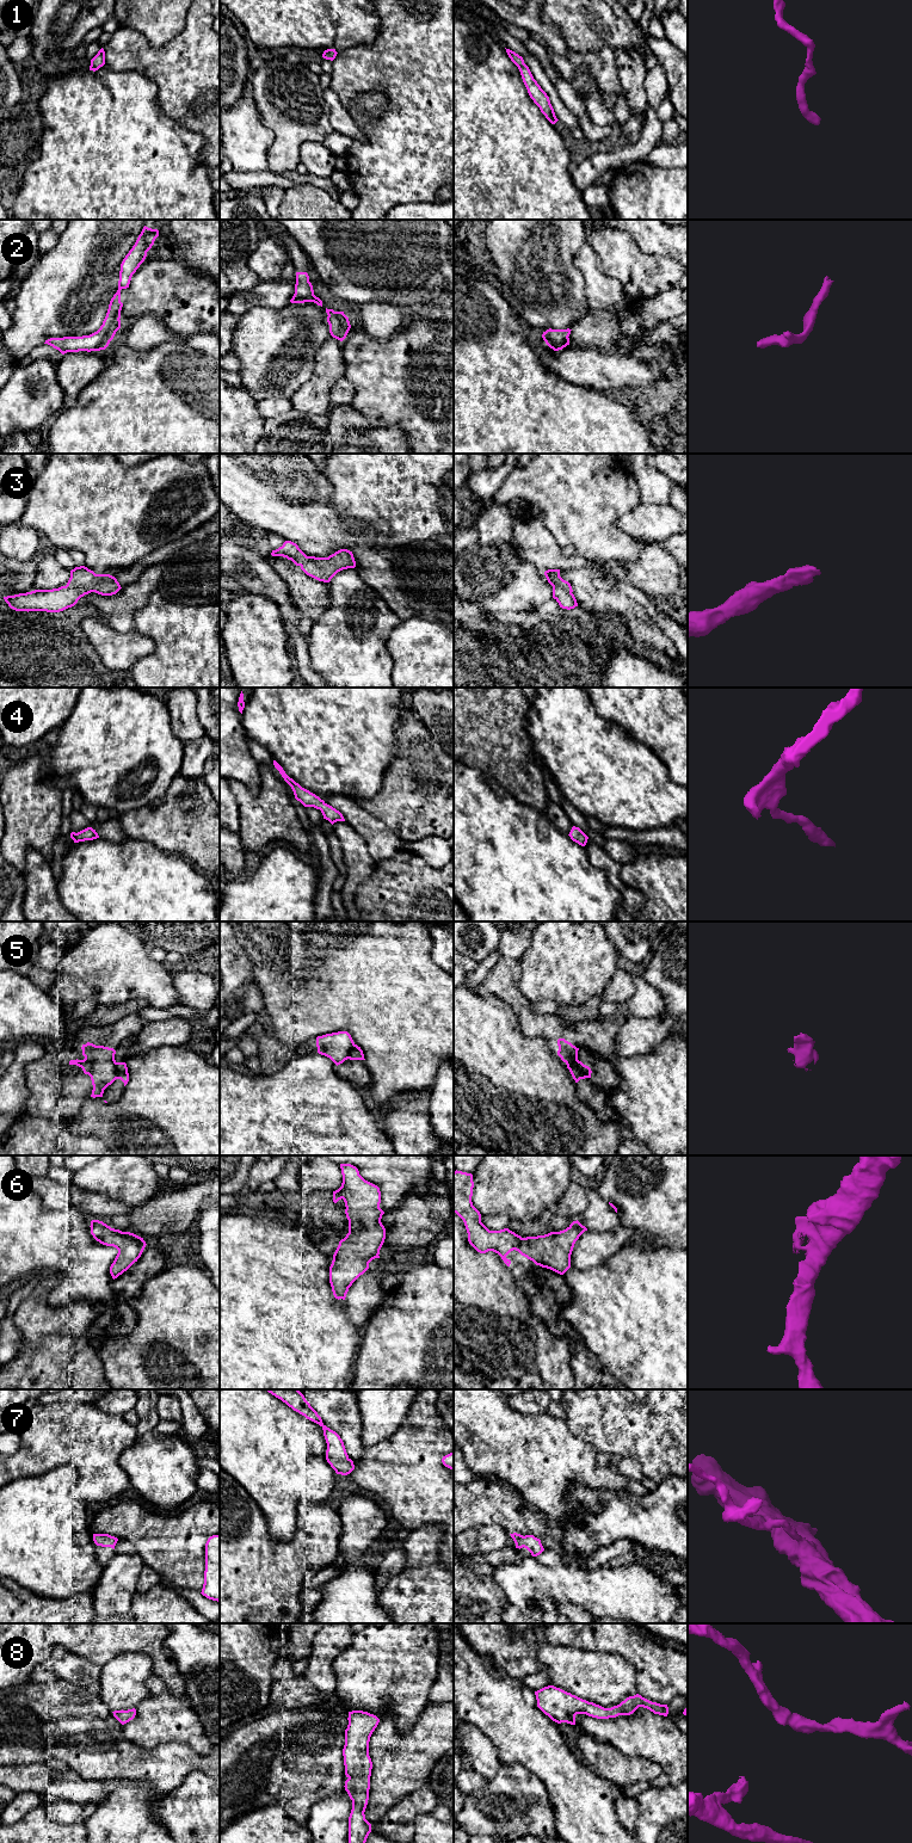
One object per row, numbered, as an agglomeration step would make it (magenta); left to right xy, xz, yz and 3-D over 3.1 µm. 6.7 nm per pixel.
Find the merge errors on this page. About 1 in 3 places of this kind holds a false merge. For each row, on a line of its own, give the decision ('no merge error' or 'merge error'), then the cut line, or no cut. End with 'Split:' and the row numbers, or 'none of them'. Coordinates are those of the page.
1: no merge error; cut none
2: no merge error; cut none
3: no merge error; cut none
4: no merge error; cut none
5: merge error; cut yz (578, 1060), (578, 1067), (581, 1073), (580, 1078)
6: no merge error; cut none
7: no merge error; cut none
8: no merge error; cut none
Split: 5

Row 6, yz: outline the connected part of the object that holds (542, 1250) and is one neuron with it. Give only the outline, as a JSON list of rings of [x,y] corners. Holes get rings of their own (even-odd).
[[[454,1172],[454,1213],[464,1222],[469,1244],[480,1253],[493,1251],[510,1266],[506,1256],[516,1250],[536,1265],[563,1275],[571,1268],[575,1241],[587,1231],[578,1220],[566,1229],[544,1235],[522,1238],[509,1228],[489,1231],[481,1222],[480,1212],[473,1206],[473,1175]]]

